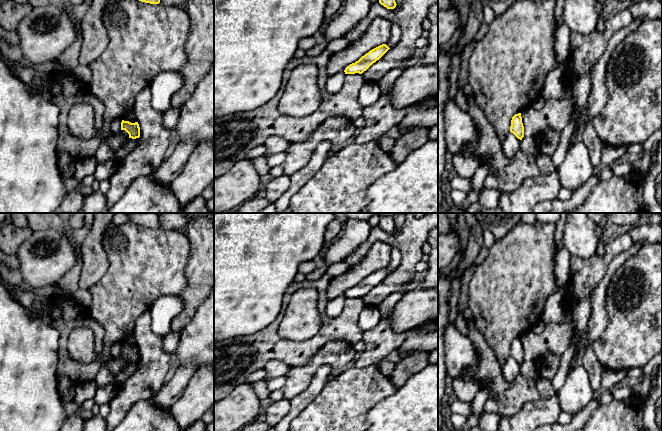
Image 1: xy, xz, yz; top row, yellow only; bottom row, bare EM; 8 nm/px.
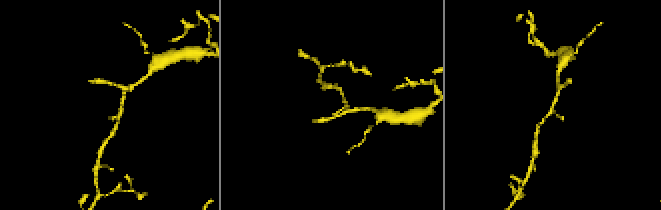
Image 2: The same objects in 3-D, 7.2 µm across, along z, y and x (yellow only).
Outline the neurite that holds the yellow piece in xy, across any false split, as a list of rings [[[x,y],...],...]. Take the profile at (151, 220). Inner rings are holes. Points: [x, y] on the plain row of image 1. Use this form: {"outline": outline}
{"outline": [[[126,213],[128,221],[150,228],[159,228],[158,213]]]}

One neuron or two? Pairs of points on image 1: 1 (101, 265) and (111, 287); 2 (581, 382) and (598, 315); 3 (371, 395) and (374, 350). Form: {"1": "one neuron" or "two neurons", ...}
{"1": "two neurons", "2": "two neurons", "3": "two neurons"}

